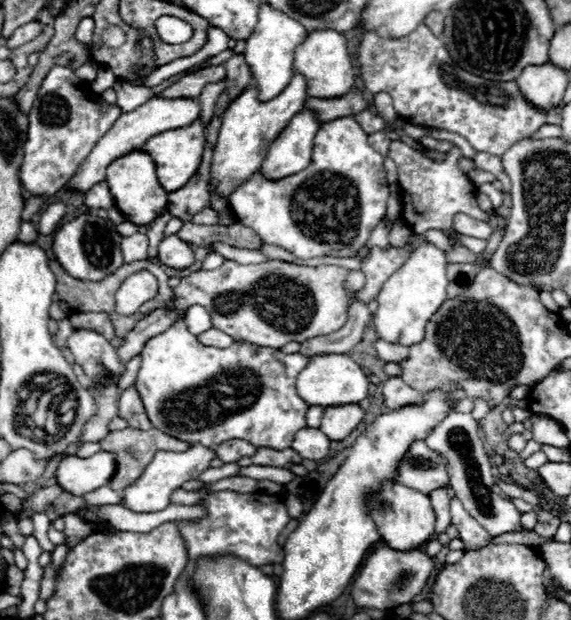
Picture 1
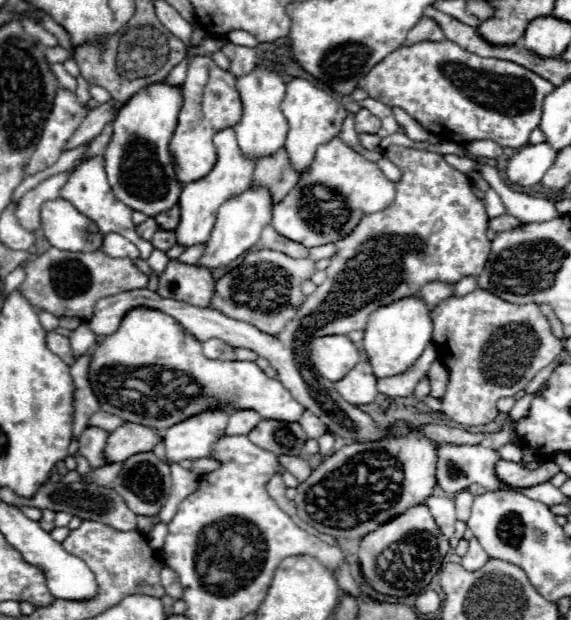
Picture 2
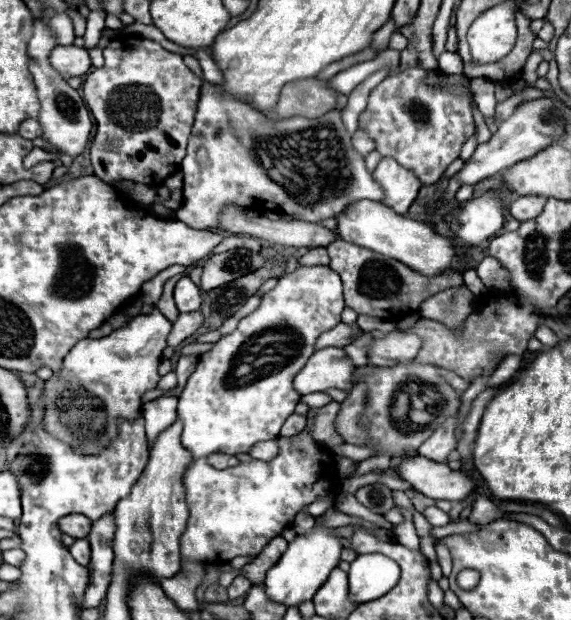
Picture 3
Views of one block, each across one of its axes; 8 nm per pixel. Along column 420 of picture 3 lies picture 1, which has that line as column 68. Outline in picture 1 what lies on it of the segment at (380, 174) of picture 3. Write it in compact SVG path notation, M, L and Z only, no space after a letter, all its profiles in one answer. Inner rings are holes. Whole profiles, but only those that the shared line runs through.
M152 98L148 102L144 102L142 106L138 106L132 112L124 112L118 122L114 122L114 126L98 140L98 146L94 146L94 150L90 152L90 156L86 158L86 162L80 166L78 174L74 174L74 178L70 180L68 188L86 192L90 186L102 182L106 178L106 168L116 160L122 158L124 154L140 148L150 136L166 132L166 130L174 130L174 128L184 128L190 126L190 122L194 122L200 116L200 104L194 98Z

